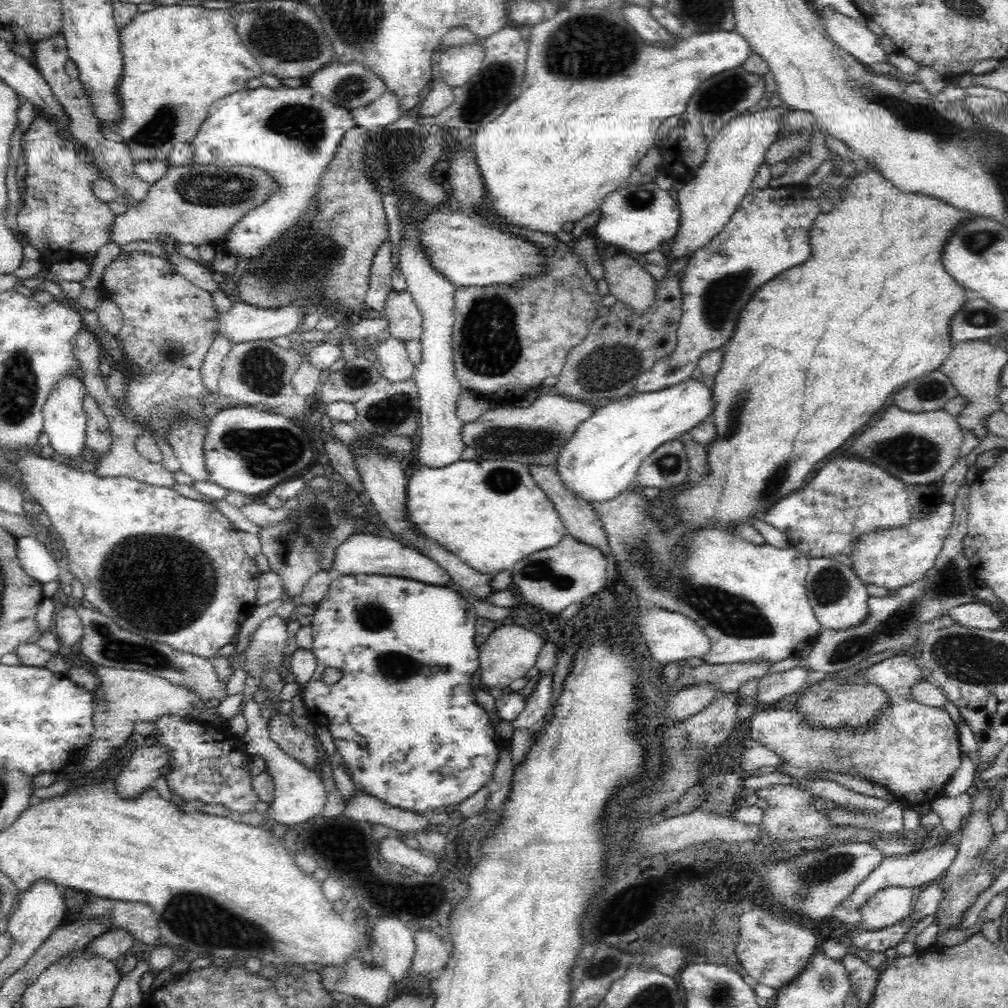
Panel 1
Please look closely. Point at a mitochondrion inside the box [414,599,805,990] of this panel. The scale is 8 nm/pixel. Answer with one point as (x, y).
(598, 970)

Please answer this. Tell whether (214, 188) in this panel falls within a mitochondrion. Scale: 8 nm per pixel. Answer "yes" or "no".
yes

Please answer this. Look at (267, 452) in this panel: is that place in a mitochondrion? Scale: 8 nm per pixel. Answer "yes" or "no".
yes

